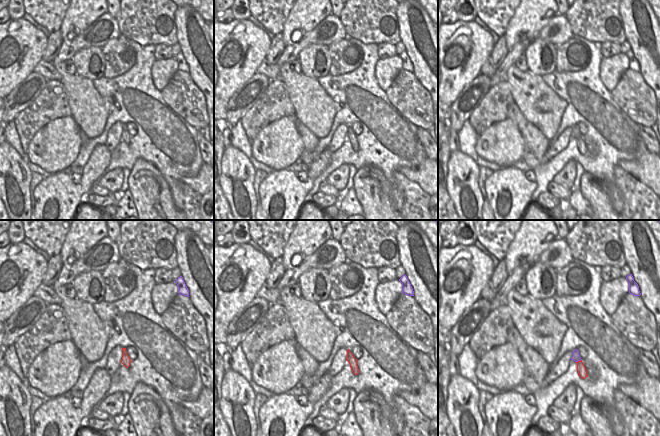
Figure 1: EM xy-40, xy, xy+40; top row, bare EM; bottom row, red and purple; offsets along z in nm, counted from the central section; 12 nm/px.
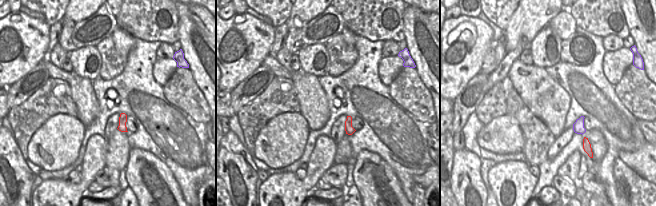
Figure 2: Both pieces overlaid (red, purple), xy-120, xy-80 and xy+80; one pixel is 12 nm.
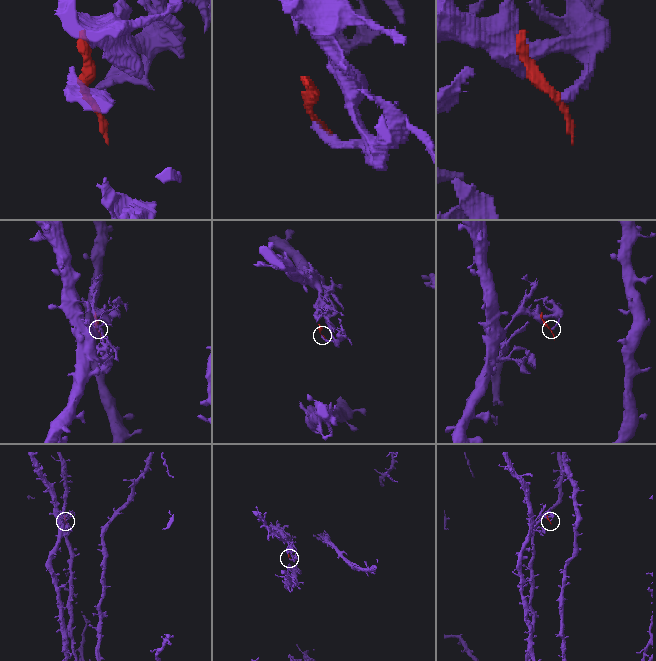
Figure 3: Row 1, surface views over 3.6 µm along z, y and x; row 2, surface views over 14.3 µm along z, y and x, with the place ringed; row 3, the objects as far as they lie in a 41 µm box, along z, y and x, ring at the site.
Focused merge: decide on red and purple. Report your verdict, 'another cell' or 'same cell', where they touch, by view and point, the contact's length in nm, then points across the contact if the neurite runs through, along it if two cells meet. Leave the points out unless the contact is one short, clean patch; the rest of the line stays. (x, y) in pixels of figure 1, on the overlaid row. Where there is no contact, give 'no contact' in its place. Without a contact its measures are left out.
another cell; meets red in xy+40 at (578, 361); contact 80 nm long; border along xy+40 (581, 359), (576, 362)

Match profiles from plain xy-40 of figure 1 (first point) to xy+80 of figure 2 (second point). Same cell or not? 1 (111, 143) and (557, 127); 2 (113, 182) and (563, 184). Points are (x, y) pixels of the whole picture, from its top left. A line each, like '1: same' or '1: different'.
1: different
2: different

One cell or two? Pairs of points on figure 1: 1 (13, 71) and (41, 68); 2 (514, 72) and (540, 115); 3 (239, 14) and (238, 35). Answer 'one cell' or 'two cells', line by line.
1: two cells
2: one cell
3: two cells

